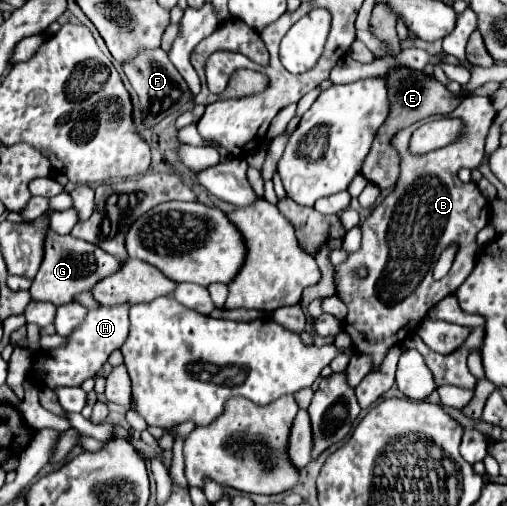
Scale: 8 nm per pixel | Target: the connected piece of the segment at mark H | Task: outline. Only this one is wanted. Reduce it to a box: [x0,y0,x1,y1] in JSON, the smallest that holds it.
[30,302,130,388]

